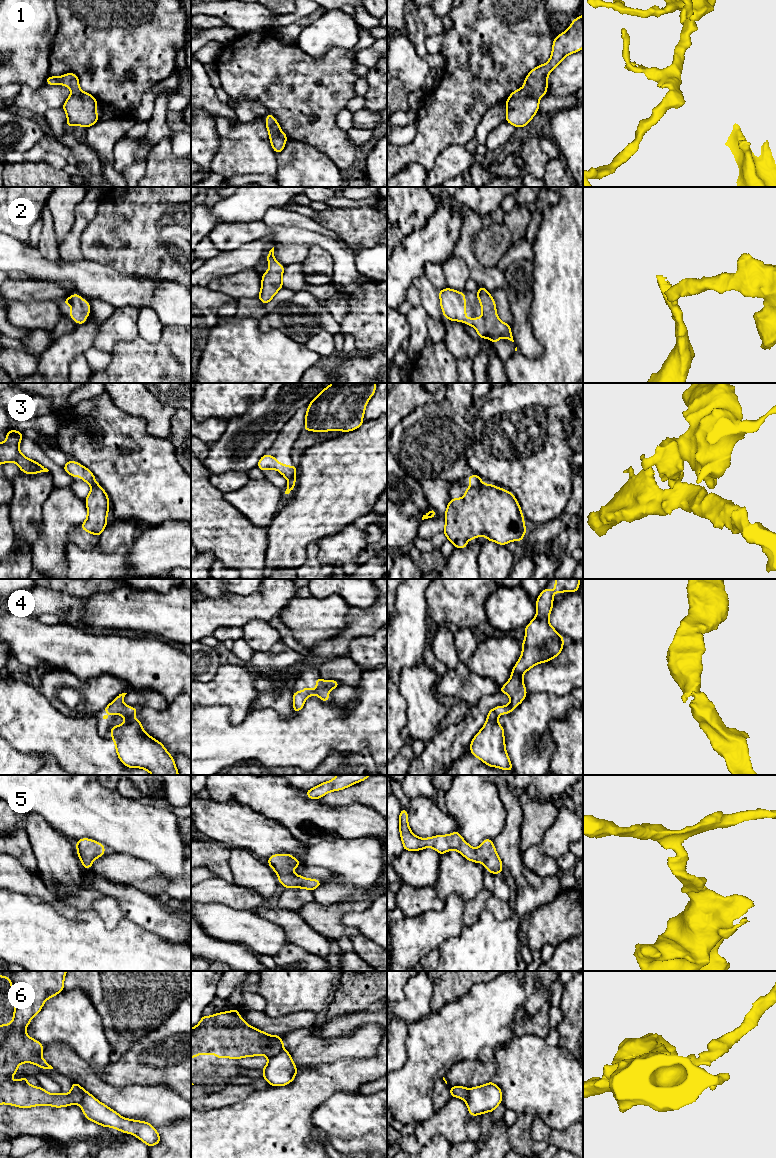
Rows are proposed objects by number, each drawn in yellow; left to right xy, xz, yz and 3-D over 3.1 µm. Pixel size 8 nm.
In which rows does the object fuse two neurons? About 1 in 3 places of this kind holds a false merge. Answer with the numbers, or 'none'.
6

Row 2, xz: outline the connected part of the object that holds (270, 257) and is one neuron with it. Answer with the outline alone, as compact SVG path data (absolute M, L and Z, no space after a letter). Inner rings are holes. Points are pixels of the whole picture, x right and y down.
M274 247L267 255L269 269L263 274L261 291L258 298L263 304L272 300L275 294L283 287L282 277L284 266L279 264L274 258Z

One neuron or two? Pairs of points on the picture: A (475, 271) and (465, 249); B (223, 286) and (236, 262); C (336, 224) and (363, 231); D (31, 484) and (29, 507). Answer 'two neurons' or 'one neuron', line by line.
A: one neuron
B: two neurons
C: one neuron
D: one neuron

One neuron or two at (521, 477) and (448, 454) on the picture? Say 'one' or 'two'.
two

